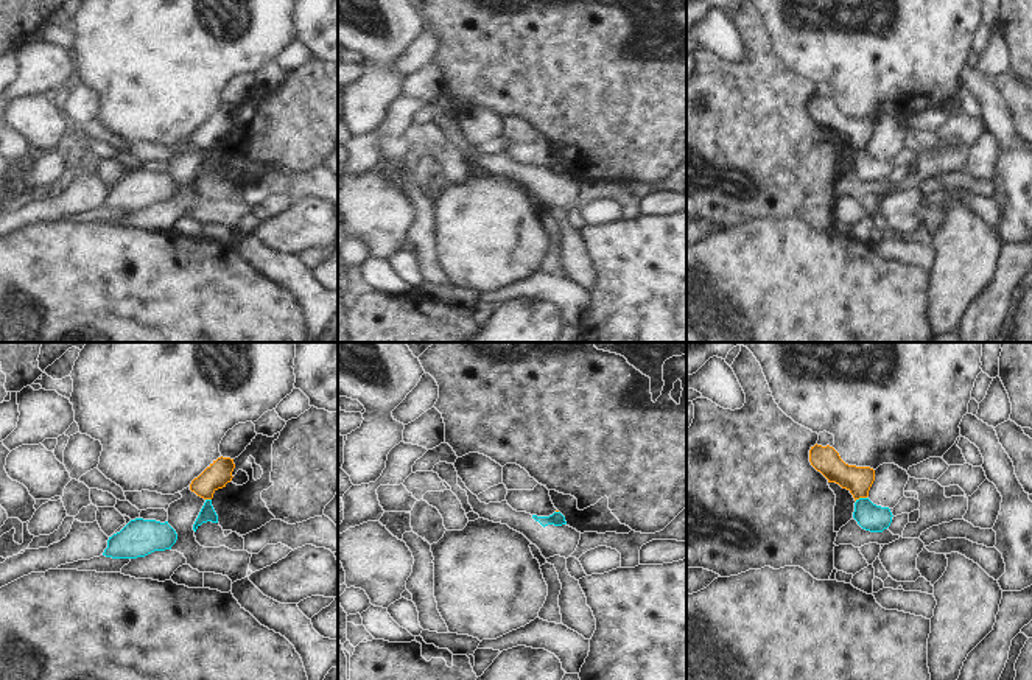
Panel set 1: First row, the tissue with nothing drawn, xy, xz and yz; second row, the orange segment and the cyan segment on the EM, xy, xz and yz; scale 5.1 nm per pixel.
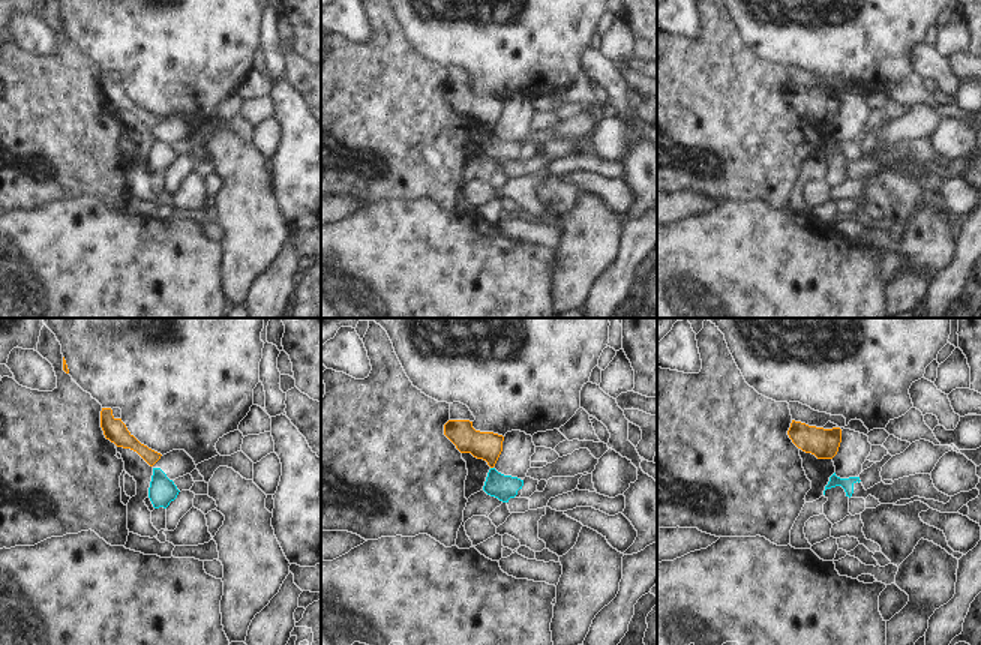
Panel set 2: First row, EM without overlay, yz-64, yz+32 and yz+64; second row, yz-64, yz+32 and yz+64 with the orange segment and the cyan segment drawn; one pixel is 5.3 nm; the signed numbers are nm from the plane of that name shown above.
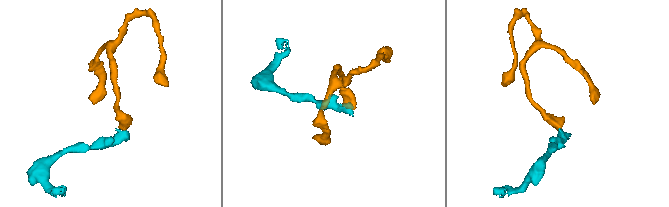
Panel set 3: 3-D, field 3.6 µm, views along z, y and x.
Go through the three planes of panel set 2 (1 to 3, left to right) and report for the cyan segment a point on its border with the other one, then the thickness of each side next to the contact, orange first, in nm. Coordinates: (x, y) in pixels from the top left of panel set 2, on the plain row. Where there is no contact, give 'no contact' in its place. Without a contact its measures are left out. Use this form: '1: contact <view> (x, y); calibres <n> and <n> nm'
1: no contact
2: no contact
3: no contact

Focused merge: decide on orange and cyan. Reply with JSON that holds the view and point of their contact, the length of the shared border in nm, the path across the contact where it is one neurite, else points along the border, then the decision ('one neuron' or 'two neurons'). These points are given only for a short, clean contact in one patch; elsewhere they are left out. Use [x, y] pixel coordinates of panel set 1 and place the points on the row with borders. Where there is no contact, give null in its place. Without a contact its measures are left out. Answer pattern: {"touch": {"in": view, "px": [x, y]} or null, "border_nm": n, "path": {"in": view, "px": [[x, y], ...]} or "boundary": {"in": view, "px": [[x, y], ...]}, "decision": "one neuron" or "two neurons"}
{"touch": {"in": "yz", "px": [860, 497]}, "border_nm": 70, "boundary": {"in": "yz", "px": [[866, 497], [855, 500]]}, "decision": "two neurons"}

